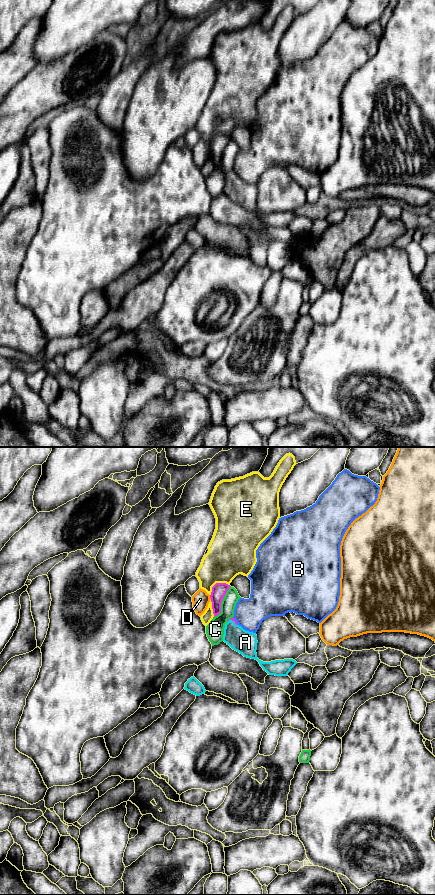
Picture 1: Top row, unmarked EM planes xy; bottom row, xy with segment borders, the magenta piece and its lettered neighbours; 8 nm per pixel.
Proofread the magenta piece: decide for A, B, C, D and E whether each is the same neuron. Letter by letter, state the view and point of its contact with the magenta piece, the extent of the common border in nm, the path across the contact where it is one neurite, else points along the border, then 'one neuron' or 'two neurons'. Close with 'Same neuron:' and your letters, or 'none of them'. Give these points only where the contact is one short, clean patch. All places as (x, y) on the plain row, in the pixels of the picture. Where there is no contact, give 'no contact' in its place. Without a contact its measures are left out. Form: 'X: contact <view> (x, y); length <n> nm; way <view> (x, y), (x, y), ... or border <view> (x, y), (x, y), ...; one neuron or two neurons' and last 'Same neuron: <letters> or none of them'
A: contact xy (232, 172); length 90 nm; way xy (232, 171), (232, 172), (232, 181), (245, 194); one neuron
B: contact xy (235, 173); length 80 nm; two neurons
C: contact xy (221, 154); length 280 nm; two neurons
D: contact xy (210, 149); length 40 nm; border xy (209, 147), (211, 151); two neurons
E: contact xy (216, 135); length 180 nm; two neurons
Same neuron: A

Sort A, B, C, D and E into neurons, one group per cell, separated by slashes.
A / B / C / D / E

